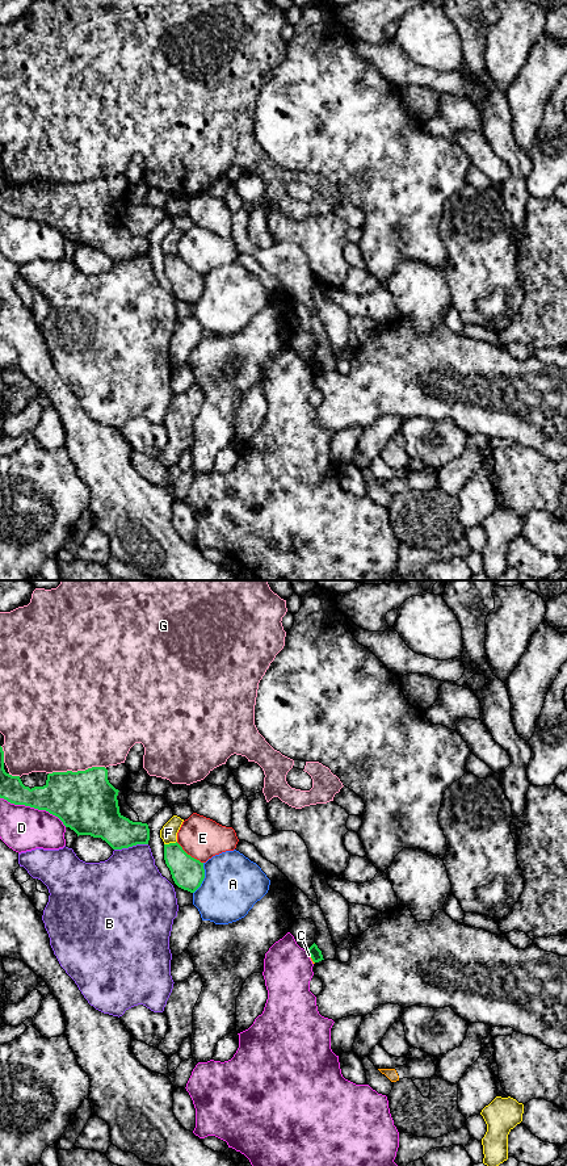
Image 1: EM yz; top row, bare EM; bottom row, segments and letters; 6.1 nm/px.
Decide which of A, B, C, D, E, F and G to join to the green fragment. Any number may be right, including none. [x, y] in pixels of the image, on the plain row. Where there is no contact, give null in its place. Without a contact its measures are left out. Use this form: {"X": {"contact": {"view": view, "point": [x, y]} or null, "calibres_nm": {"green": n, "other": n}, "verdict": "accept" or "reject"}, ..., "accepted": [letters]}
{"A": {"contact": {"view": "yz", "point": [204, 289]}, "calibres_nm": {"green": 200, "other": 360}, "verdict": "reject"}, "B": {"contact": {"view": "yz", "point": [130, 258]}, "calibres_nm": {"green": 240, "other": 420}, "verdict": "reject"}, "C": {"contact": {"view": "yz", "point": [311, 369]}, "calibres_nm": {"green": 70, "other": 20}, "verdict": "reject"}, "D": {"contact": {"view": "yz", "point": [33, 218]}, "calibres_nm": {"green": 300, "other": 280}, "verdict": "reject"}, "E": {"contact": {"view": "yz", "point": [189, 267]}, "calibres_nm": {"green": 200, "other": 260}, "verdict": "reject"}, "F": {"contact": {"view": "yz", "point": [169, 255]}, "calibres_nm": {"green": 200, "other": 100}, "verdict": "reject"}, "G": {"contact": {"view": "yz", "point": [78, 183]}, "calibres_nm": {"green": 380, "other": 500}, "verdict": "reject"}, "accepted": []}

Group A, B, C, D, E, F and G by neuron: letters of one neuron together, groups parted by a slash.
A / B / C / D / E / F / G

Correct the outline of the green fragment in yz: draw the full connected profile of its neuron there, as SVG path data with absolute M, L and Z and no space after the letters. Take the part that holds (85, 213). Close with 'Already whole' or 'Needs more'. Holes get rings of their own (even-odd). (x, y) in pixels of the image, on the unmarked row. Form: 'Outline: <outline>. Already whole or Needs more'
Outline: M0 158L0 210L14 217L46 222L79 247L101 249L113 261L148 256L147 235L133 234L119 225L118 201L108 192L105 179L52 184L43 198L25 198L20 188L4 181Z. Already whole

